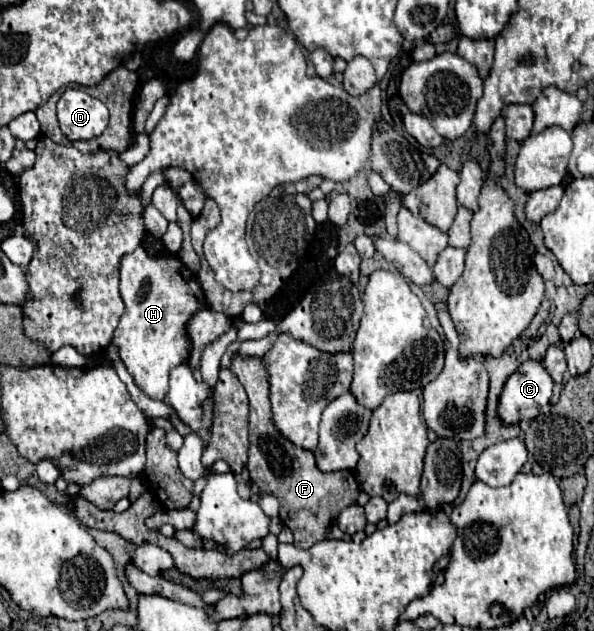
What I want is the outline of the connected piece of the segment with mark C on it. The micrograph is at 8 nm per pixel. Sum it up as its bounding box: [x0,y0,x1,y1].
[498,362,552,424]

